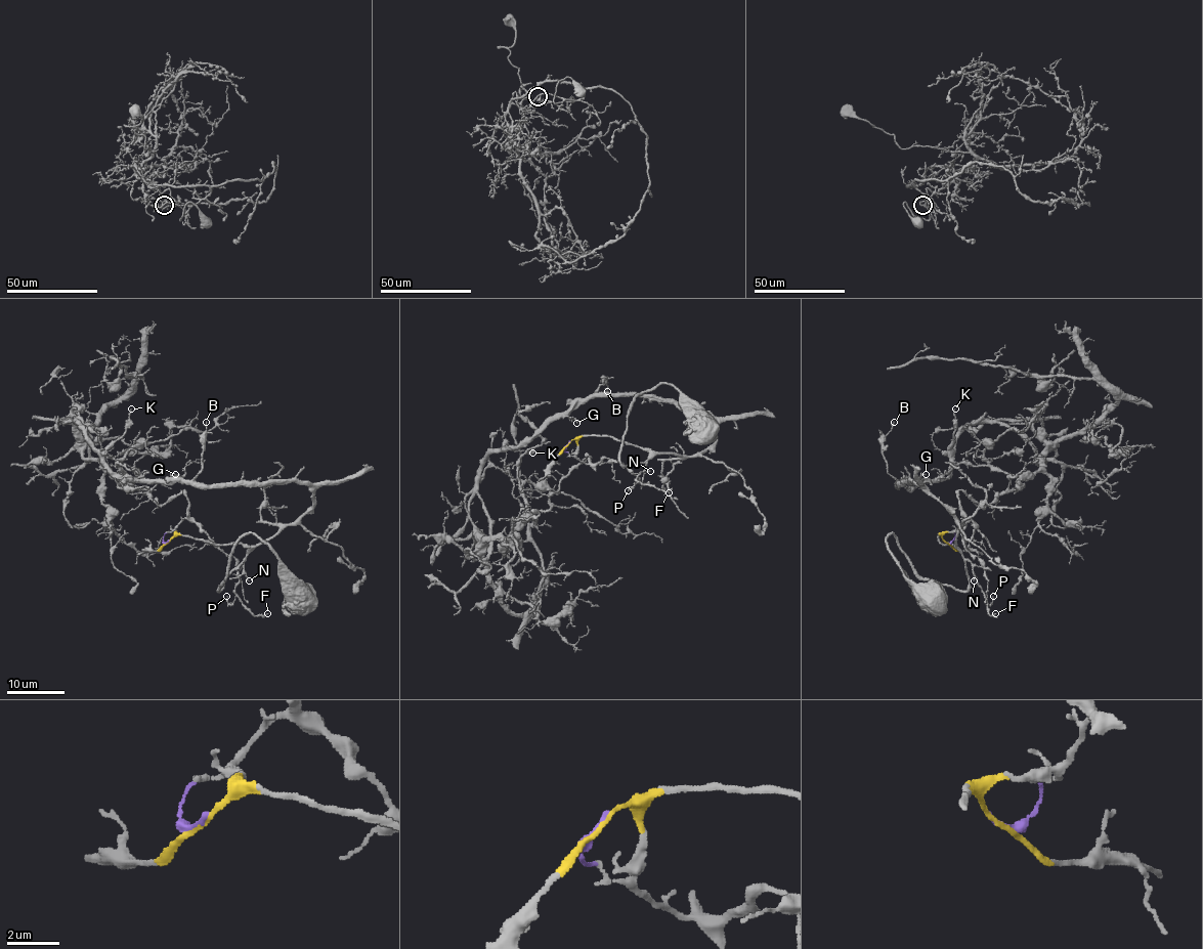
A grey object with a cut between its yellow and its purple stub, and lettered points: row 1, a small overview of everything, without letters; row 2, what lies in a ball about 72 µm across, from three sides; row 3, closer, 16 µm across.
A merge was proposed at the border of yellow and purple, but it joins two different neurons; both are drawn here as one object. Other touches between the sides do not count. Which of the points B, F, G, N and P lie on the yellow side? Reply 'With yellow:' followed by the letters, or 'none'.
With yellow: B, F, G, N, P

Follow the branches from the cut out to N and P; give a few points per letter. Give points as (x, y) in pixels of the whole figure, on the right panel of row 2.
N: (946, 542), (939, 534), (943, 545), (950, 544), (971, 562), (973, 580)
P: (946, 542), (939, 534), (943, 545), (950, 544), (969, 561), (986, 601), (990, 603), (993, 596)

